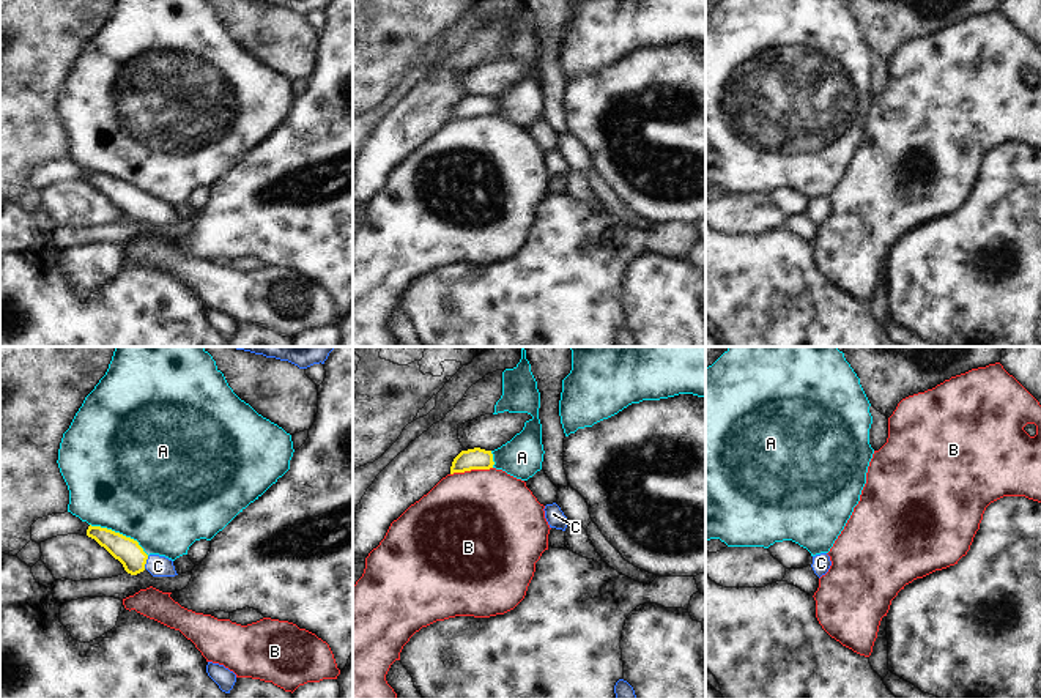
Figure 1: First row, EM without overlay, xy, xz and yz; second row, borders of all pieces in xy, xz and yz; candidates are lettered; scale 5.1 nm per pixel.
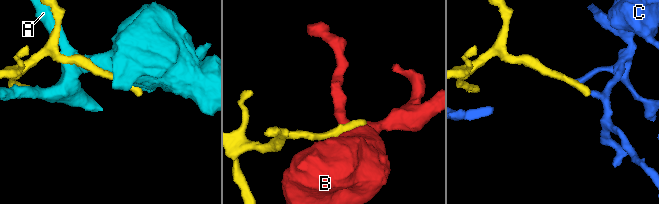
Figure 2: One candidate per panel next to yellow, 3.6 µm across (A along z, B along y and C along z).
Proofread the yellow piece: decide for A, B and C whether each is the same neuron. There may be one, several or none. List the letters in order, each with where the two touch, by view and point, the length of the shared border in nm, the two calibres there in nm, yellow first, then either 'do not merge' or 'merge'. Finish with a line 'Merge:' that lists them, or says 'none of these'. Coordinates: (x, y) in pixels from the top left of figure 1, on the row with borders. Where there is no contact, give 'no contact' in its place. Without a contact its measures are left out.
A: contact xy (118, 533); length 340 nm; calibres 140 and 500 nm; do not merge
B: contact xz (471, 468); length 220 nm; calibres 110 and 480 nm; do not merge
C: contact xy (145, 563); length 70 nm; calibres 140 and 110 nm; merge
Merge: C

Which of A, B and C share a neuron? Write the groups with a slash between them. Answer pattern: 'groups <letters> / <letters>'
groups A / B / C

